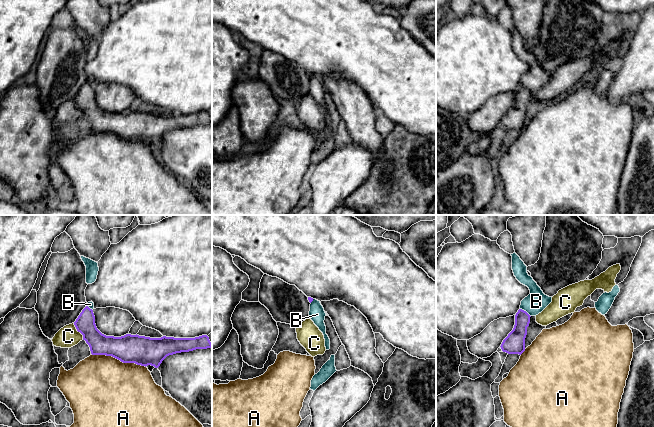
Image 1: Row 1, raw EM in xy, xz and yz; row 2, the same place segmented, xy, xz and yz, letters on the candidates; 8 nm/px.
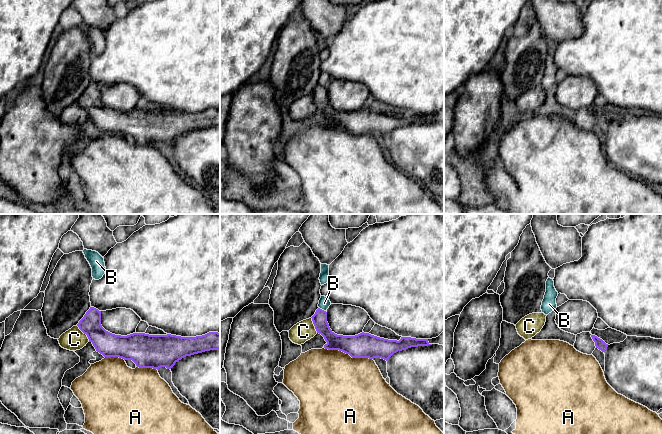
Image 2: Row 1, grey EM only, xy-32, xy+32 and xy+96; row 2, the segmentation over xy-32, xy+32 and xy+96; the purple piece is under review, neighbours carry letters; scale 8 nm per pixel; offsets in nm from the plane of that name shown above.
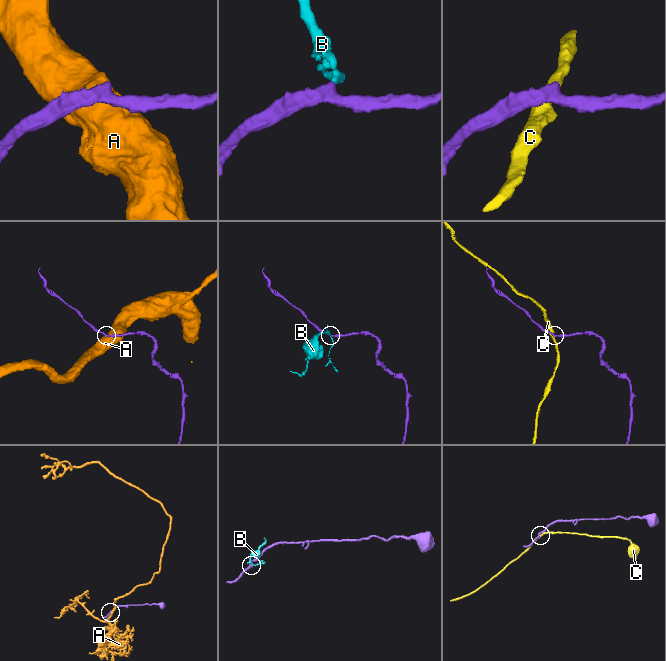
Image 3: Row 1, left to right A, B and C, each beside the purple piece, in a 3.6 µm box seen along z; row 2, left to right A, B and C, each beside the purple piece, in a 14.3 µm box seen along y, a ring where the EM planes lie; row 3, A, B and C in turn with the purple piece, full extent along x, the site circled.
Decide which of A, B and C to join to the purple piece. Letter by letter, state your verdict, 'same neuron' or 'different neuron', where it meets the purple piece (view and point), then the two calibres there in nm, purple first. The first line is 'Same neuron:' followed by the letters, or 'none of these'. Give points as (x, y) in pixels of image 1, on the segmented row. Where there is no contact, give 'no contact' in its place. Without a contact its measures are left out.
Same neuron: none of these
A: different neuron; meets purple in xy at (118, 359); 240 nm thick on the purple side, 500 nm on the other
B: different neuron; meets purple in yz at (525, 311); 150 nm thick on the purple side, 170 nm on the other
C: different neuron; meets purple in xy at (78, 331); 170 nm thick on the purple side, 170 nm on the other

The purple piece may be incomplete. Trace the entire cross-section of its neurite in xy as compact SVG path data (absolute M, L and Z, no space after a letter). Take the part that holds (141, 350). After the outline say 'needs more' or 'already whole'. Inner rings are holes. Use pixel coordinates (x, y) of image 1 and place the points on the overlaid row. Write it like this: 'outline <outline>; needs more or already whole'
outline M88 306L82 310L74 325L83 335L92 355L112 356L123 363L145 367L151 365L158 368L167 356L176 353L212 348L207 335L195 338L150 338L137 334L106 336L97 329L93 310Z; already whole

